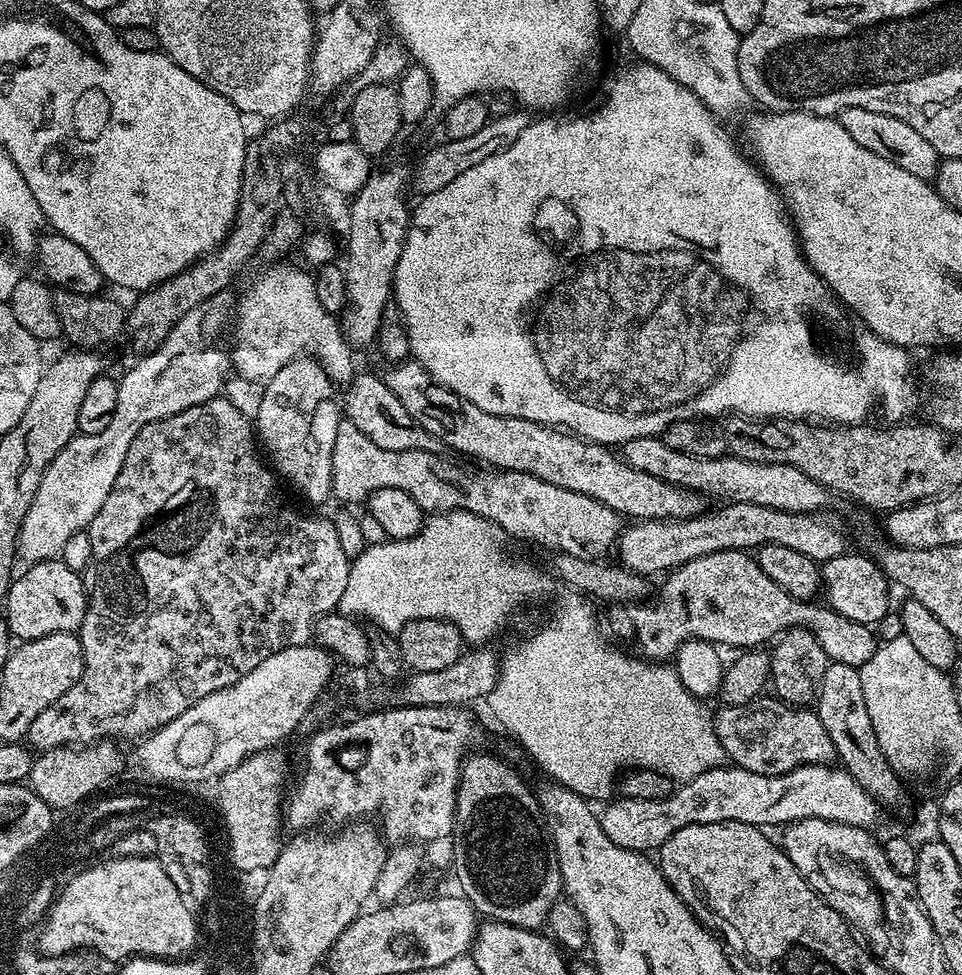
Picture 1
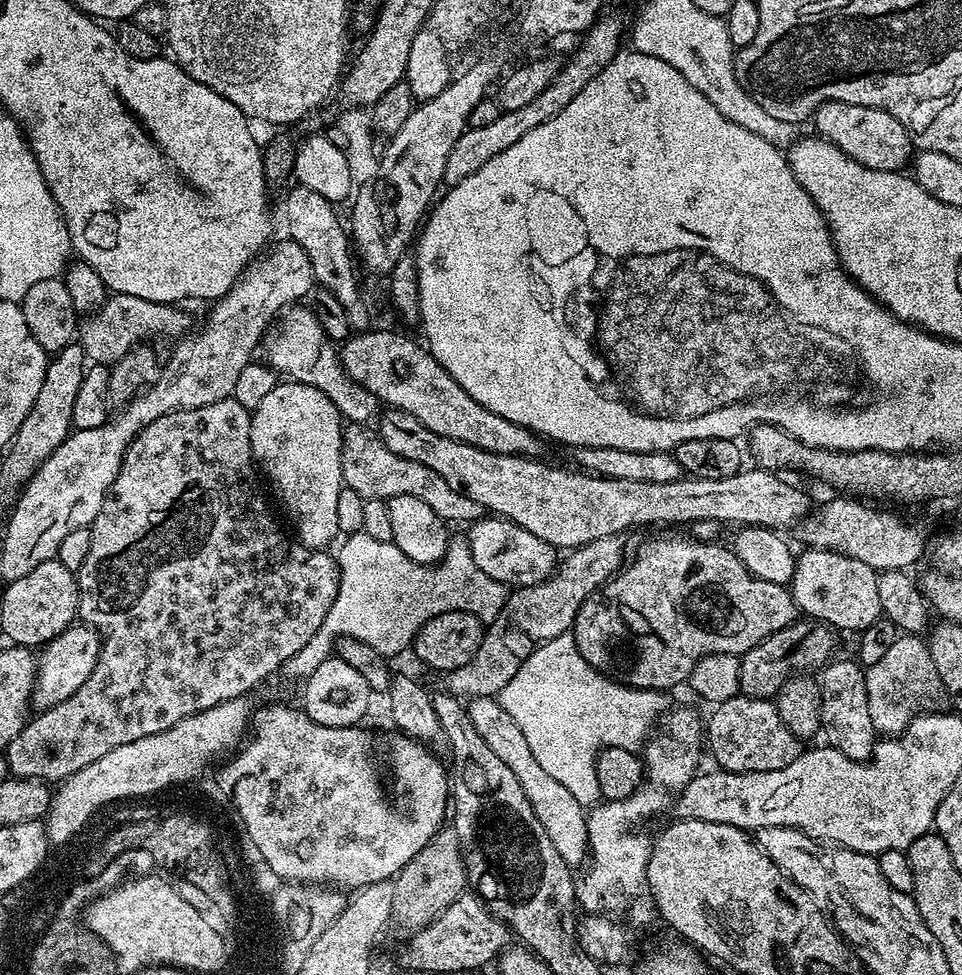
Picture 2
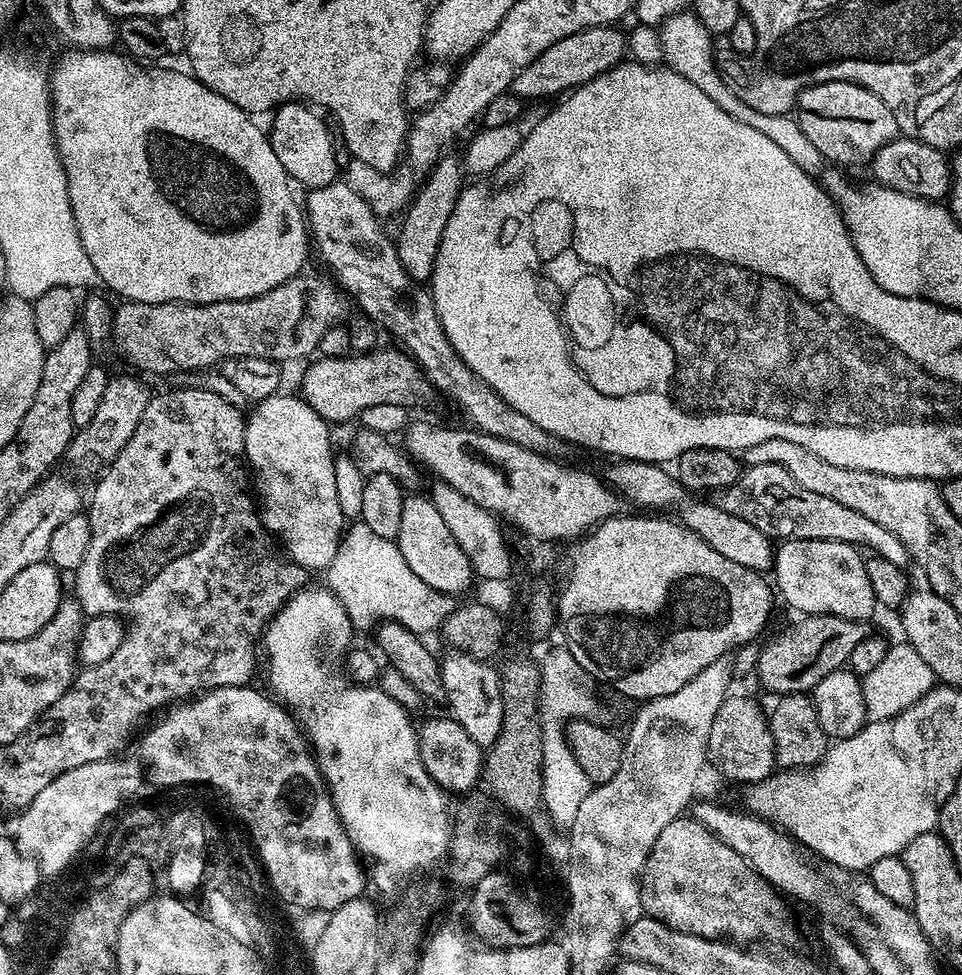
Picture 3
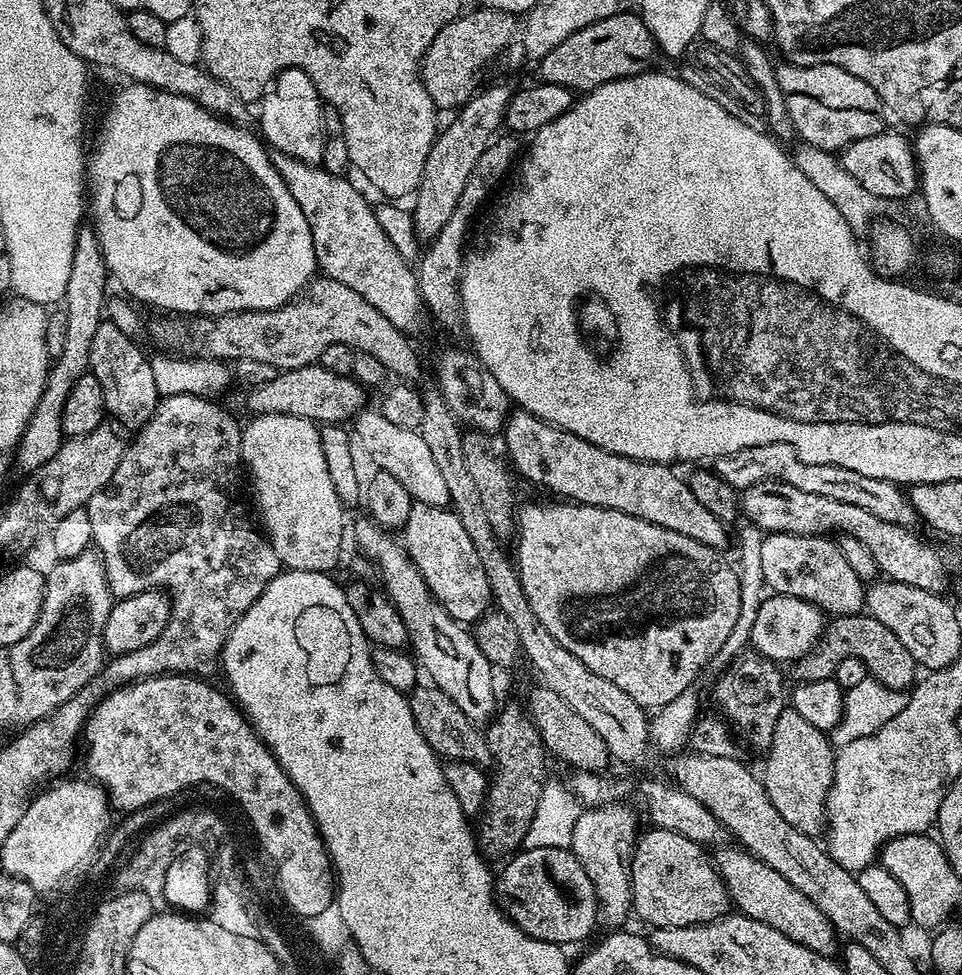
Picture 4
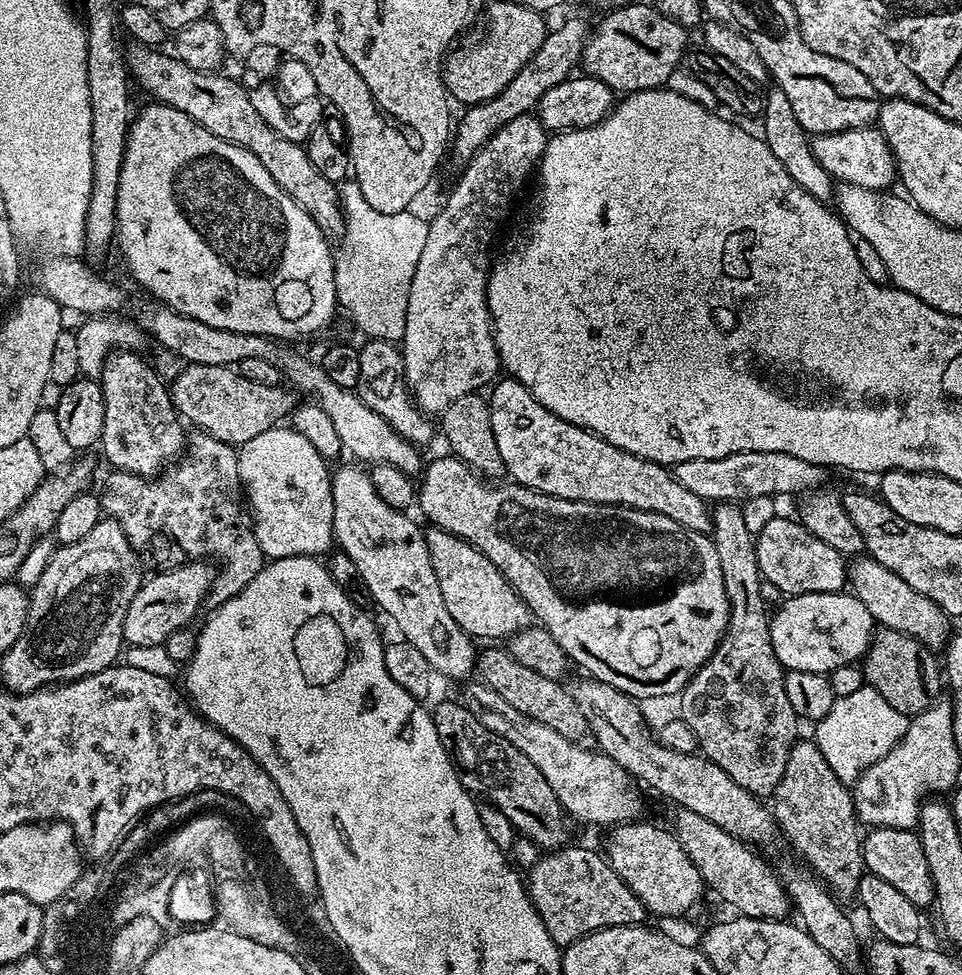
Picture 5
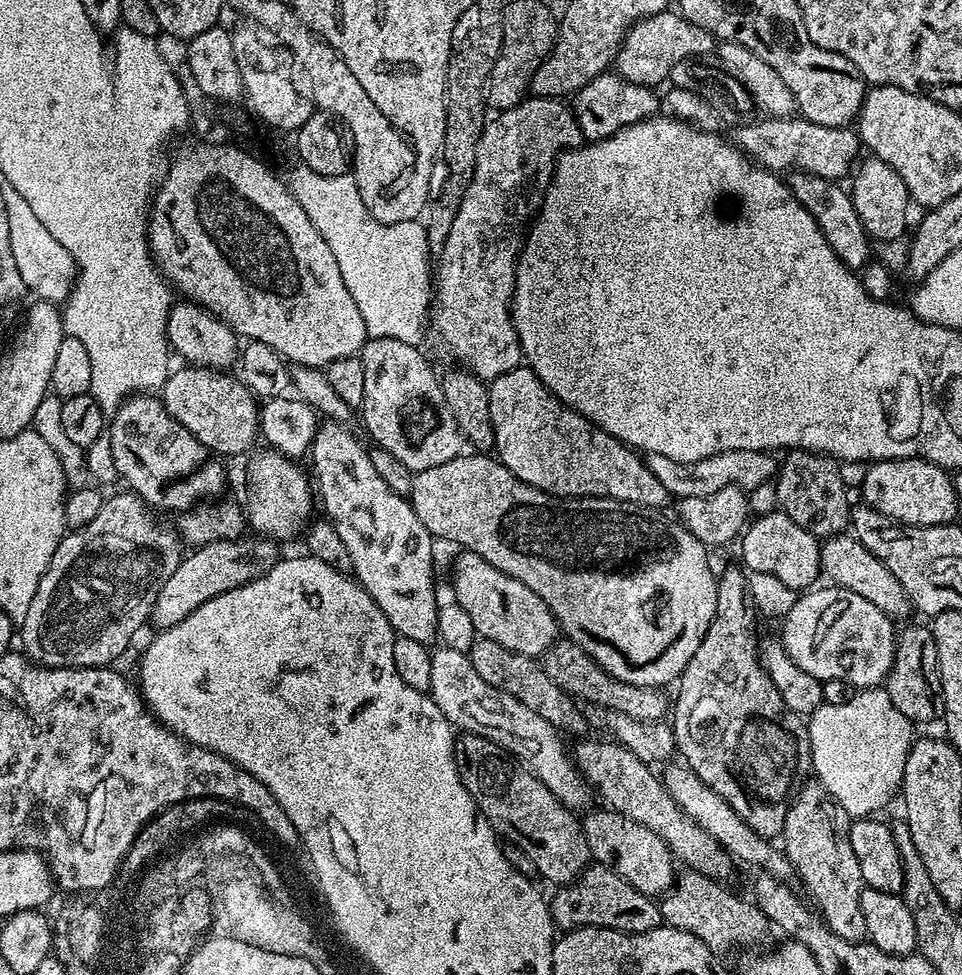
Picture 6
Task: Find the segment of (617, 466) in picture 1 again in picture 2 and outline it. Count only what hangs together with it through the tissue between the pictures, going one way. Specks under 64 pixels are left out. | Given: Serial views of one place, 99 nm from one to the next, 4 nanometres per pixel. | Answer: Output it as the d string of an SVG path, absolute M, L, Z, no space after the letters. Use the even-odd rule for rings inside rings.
M378 328L349 335L348 339L343 341L339 353L340 362L348 371L350 379L356 384L361 384L370 394L374 394L381 405L400 408L406 414L414 414L414 418L418 418L422 426L434 430L434 434L442 434L442 438L450 438L454 442L466 442L466 446L478 446L478 450L533 458L541 455L541 437L474 402L474 398L470 398L470 394L466 394L466 390L462 390L462 386L458 386L458 382L450 378L448 371L432 357L432 353L419 339L411 340L400 332L387 332L384 328Z

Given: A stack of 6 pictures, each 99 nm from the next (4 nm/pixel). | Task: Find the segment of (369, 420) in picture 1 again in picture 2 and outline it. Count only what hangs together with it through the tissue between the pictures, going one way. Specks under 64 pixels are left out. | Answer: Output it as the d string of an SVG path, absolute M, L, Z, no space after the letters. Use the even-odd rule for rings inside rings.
M388 408L387 410L381 411L378 416L378 425L380 424L380 428L378 427L378 435L380 437L380 441L383 442L386 447L390 450L394 450L394 454L398 454L402 458L410 458L410 462L422 462L422 466L430 466L430 470L434 470L434 474L442 474L442 478L446 478L446 482L450 487L454 490L458 490L462 494L466 494L466 498L474 498L474 502L478 502L483 505L486 510L489 510L491 513L494 513L497 517L503 518L505 520L513 520L518 526L522 526L526 530L530 530L530 534L535 534L536 537L542 538L542 542L546 542L550 546L554 546L557 550L571 550L573 548L581 548L586 542L594 542L594 538L606 538L610 534L624 534L629 530L627 528L638 528L642 524L688 524L688 526L694 526L698 522L706 522L707 520L714 520L721 525L727 526L728 523L732 523L732 526L753 526L753 527L765 527L771 528L773 530L783 528L782 526L789 524L789 526L795 525L797 522L804 519L805 516L809 515L810 508L808 508L808 496L803 492L800 488L795 488L794 485L791 484L788 480L783 480L783 475L777 474L775 471L762 468L759 466L751 466L752 468L745 467L738 474L734 474L730 478L702 478L701 476L690 476L687 474L681 475L680 479L675 480L674 482L626 482L625 480L611 480L610 478L606 478L605 476L594 476L589 474L584 470L577 470L575 467L572 468L551 468L548 464L543 464L543 459L533 458L530 456L511 456L510 454L494 454L493 452L487 452L486 450L478 450L478 446L466 446L466 442L454 442L450 438L442 438L442 434L434 434L434 430L430 430L426 426L422 426L422 422L418 422L418 418L414 418L414 414L406 414L400 408Z

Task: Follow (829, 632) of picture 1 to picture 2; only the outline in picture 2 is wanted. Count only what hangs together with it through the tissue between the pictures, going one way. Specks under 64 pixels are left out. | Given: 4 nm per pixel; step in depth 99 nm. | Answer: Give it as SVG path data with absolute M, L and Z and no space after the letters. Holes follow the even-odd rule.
M672 536L669 538L669 540L646 541L645 544L637 550L636 557L634 556L635 552L631 559L629 559L627 563L625 563L624 567L621 568L620 571L617 572L616 575L613 576L607 584L603 584L602 587L599 588L599 590L597 590L595 594L593 594L593 596L591 596L590 598L586 598L586 602L578 610L575 624L571 625L570 628L571 635L576 637L576 645L578 646L578 650L586 658L588 664L591 665L592 668L598 668L605 674L611 672L615 673L615 675L619 677L619 679L623 681L623 683L631 685L632 688L655 688L657 690L669 690L668 688L674 687L675 684L683 685L685 681L687 681L688 675L690 675L694 670L694 666L696 665L696 663L699 662L699 660L702 659L703 656L709 654L730 654L731 656L741 657L744 655L744 653L750 651L750 649L754 646L758 646L758 642L762 642L766 638L770 638L770 634L774 634L778 630L782 630L784 627L786 627L786 625L794 623L798 618L798 609L796 607L796 603L793 602L792 593L787 587L785 587L785 585L775 584L774 582L766 582L762 578L758 578L754 574L750 574L750 570L746 570L746 566L742 566L742 562L737 558L737 556L733 554L731 547L724 545L723 548L723 546L720 545L720 542L701 542L695 538L689 538L689 540L679 540L678 537Z

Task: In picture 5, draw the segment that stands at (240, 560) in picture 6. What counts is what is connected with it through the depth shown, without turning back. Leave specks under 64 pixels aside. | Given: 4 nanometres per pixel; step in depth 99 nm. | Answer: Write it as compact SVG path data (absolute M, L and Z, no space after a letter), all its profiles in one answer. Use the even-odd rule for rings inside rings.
M207 559L190 560L176 568L165 568L157 571L141 583L138 594L134 594L134 602L126 610L124 622L125 645L133 644L136 648L156 648L170 638L170 634L187 629L188 624L196 616L196 611L208 599L212 590L212 582L216 578L217 569Z

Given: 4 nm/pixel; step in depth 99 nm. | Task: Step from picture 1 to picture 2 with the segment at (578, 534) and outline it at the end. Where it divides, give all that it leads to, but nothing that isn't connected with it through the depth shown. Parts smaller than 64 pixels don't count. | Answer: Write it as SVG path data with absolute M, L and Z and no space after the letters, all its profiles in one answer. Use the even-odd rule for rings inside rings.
M349 423L344 428L344 441L342 442L342 478L343 487L354 490L364 500L383 500L385 502L398 494L410 494L414 498L426 502L434 514L438 514L441 520L468 520L475 522L485 515L486 509L474 498L466 498L458 490L454 490L447 484L442 474L434 474L430 466L422 466L422 462L410 462L410 458L402 458L394 454L380 441L375 431L363 424Z

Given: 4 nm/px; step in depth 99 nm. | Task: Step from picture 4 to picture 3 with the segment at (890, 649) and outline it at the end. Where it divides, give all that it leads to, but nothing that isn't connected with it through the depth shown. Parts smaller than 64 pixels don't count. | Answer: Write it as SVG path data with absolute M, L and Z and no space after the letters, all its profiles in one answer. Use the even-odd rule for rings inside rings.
M804 616L797 620L800 620L797 624L790 625L785 632L778 633L768 645L764 644L759 649L754 676L776 698L793 696L796 692L811 693L812 688L818 686L822 678L826 678L826 674L845 667L850 658L850 650L854 650L854 646L858 646L858 642L862 642L870 634L869 625L862 620L847 620L837 616Z

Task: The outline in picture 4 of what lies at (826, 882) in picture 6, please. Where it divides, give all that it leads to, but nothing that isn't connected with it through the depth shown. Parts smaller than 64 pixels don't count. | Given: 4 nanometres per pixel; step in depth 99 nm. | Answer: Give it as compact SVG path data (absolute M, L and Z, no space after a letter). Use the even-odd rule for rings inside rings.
M788 706L778 718L774 738L766 750L768 757L764 760L762 779L770 802L774 802L774 810L778 810L790 826L811 837L826 828L828 791L836 779L836 752L831 743L829 733L818 730L818 726L806 722L802 714Z

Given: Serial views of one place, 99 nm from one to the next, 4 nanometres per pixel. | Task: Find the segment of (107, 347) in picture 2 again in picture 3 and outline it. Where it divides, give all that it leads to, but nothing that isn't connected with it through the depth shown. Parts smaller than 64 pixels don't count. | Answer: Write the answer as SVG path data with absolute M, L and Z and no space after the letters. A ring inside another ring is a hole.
M307 274L291 276L274 290L252 300L223 300L209 304L124 302L112 313L111 343L116 344L117 350L134 367L156 376L196 372L211 364L231 362L237 356L277 362L311 357L319 349L322 334L343 321L340 319L344 315L349 315L345 293L328 280Z

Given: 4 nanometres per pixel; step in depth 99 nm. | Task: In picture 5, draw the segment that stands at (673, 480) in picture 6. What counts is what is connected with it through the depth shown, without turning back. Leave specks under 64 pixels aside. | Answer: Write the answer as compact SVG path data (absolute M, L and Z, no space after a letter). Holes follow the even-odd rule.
M739 452L726 458L682 462L675 465L674 475L678 482L682 482L682 486L686 486L686 490L698 494L698 498L706 502L745 502L744 500L760 500L763 496L814 492L818 488L825 487L824 479L830 472L825 465L794 458L794 454Z

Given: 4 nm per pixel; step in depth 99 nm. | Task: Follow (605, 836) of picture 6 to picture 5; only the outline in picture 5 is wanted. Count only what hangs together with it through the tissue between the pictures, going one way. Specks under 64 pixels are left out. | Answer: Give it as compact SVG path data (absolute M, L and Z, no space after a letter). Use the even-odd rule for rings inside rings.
M629 822L618 824L611 829L608 836L608 852L606 859L612 869L638 894L638 898L644 903L645 909L656 916L680 916L688 912L706 893L704 879L698 874L698 868L690 862L686 850L676 841L675 835L656 824L644 824L645 822Z

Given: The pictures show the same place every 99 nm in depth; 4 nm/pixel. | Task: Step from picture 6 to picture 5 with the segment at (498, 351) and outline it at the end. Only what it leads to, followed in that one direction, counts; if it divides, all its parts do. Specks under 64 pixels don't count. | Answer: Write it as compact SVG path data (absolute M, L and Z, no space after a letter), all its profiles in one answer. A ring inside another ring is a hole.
M525 114L515 116L510 122L506 122L504 126L499 128L493 136L484 143L478 150L478 154L474 154L474 158L469 164L463 165L460 181L452 188L452 193L448 196L448 201L444 204L444 209L428 220L428 237L426 238L426 246L422 249L422 258L418 258L418 270L414 270L414 278L410 282L410 290L408 291L408 301L406 302L406 330L404 331L404 339L402 347L404 347L404 360L402 359L402 379L407 384L407 389L412 394L412 399L424 414L443 414L446 406L450 406L450 402L454 402L454 398L462 398L471 392L479 393L481 390L487 389L501 375L502 365L500 355L496 349L496 334L492 323L492 315L488 309L488 273L490 271L490 259L488 260L488 243L492 240L492 231L495 230L496 224L500 224L508 216L508 211L512 208L512 199L516 196L516 191L523 186L528 180L528 175L537 171L542 154L548 145L549 133L536 119L535 115Z

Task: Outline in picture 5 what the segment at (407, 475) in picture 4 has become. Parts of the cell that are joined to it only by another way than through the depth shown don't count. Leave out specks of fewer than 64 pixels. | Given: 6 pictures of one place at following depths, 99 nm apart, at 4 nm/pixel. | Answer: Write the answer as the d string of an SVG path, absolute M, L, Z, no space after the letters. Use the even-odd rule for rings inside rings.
M163 306L157 307L144 322L147 333L151 334L168 350L180 356L185 363L226 366L231 368L239 366L246 358L266 358L275 368L279 368L283 379L299 393L305 392L305 397L311 398L315 404L326 410L334 430L338 433L340 447L345 453L349 452L351 459L363 462L365 465L389 464L398 466L408 476L415 477L421 471L421 449L417 445L399 436L390 426L390 422L366 406L366 402L351 388L337 386L330 382L326 370L320 367L315 359L307 360L296 352L290 352L289 347L281 346L277 341L258 334L238 334L234 330L218 330L214 326L208 326L197 319L186 318L178 315L176 311L170 311Z

